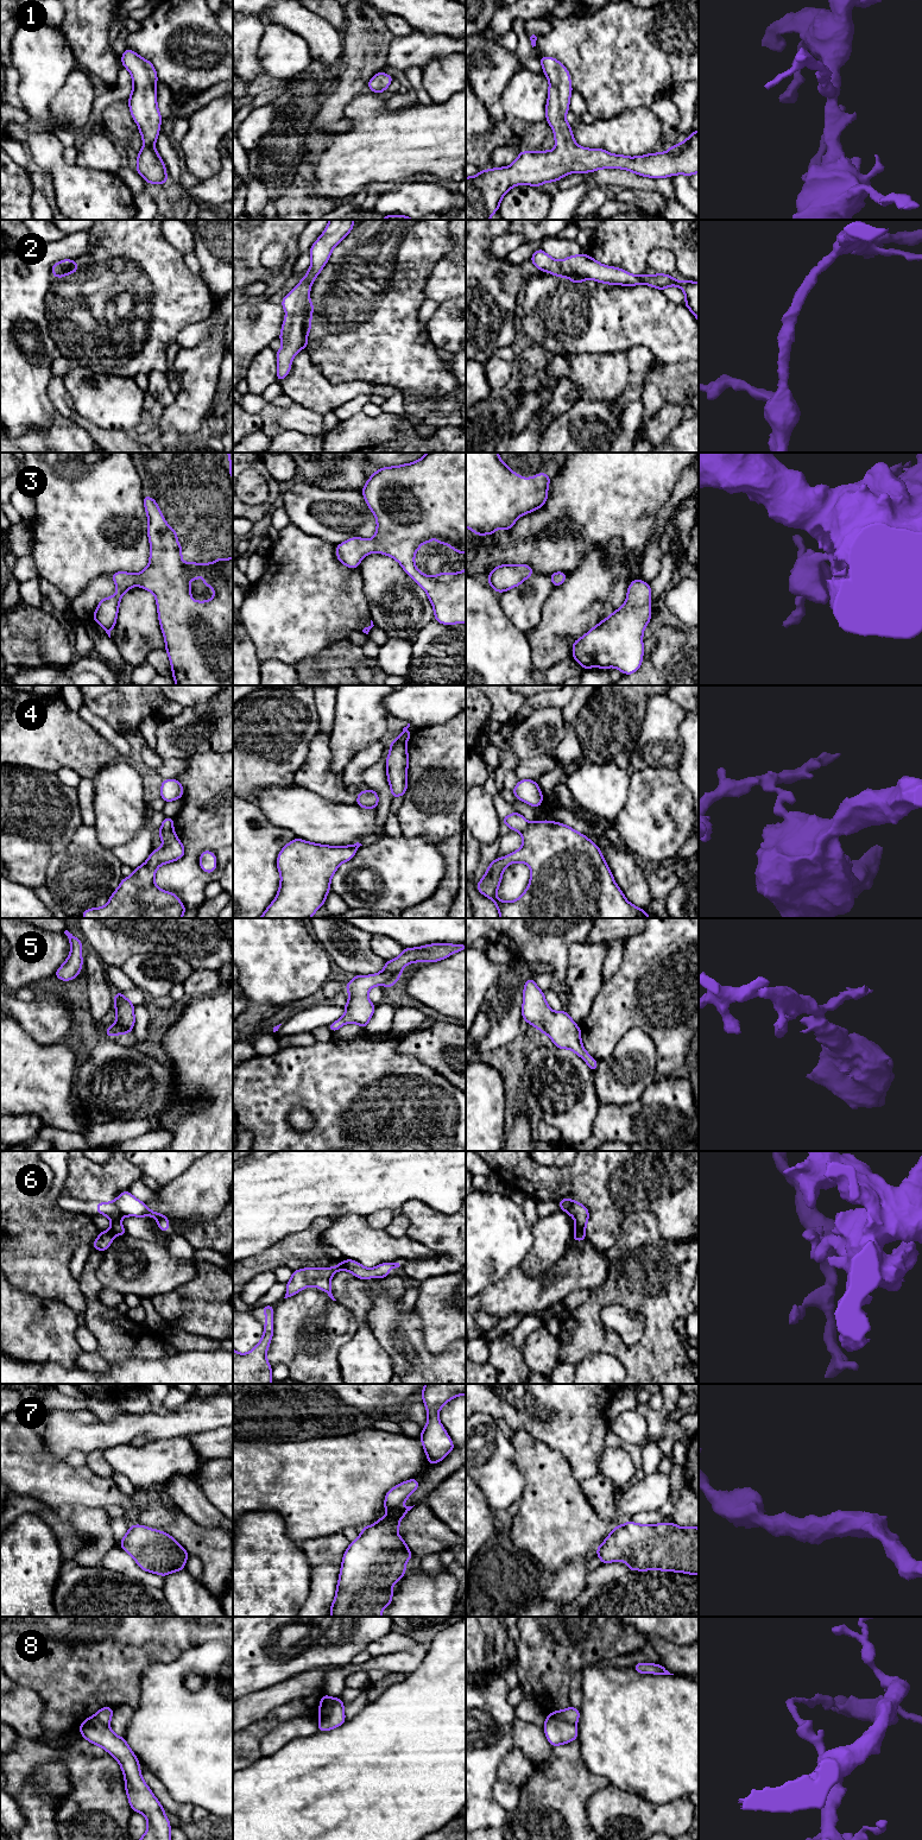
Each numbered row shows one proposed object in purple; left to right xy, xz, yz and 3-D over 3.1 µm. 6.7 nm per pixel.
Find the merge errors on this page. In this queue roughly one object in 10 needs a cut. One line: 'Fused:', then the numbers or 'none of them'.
Fused: 4, 6, 8

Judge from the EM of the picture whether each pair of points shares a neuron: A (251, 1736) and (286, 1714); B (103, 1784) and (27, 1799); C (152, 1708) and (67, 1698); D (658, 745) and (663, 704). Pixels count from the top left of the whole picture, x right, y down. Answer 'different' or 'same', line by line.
A: same
B: different
C: different
D: same

